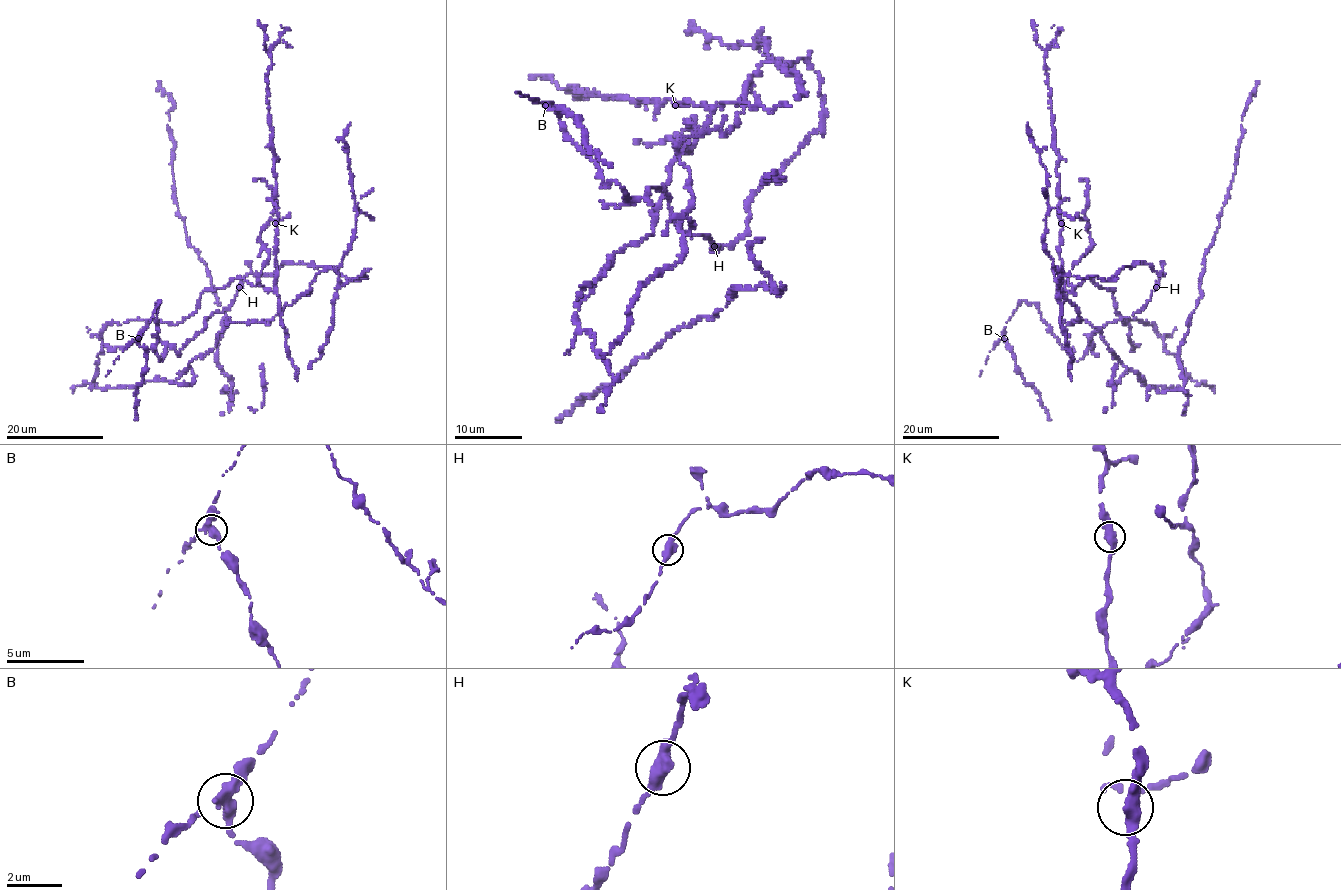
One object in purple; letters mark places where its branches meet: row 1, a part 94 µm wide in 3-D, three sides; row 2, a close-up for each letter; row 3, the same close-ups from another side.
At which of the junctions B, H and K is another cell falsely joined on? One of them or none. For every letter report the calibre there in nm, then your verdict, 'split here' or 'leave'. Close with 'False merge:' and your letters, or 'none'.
B: 400 nm thick; split here
H: 460 nm thick; leave
K: 400 nm thick; leave
False merge: B

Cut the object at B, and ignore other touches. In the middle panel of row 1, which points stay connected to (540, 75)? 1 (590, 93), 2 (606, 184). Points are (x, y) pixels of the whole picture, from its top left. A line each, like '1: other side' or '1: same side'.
1: same side
2: same side

